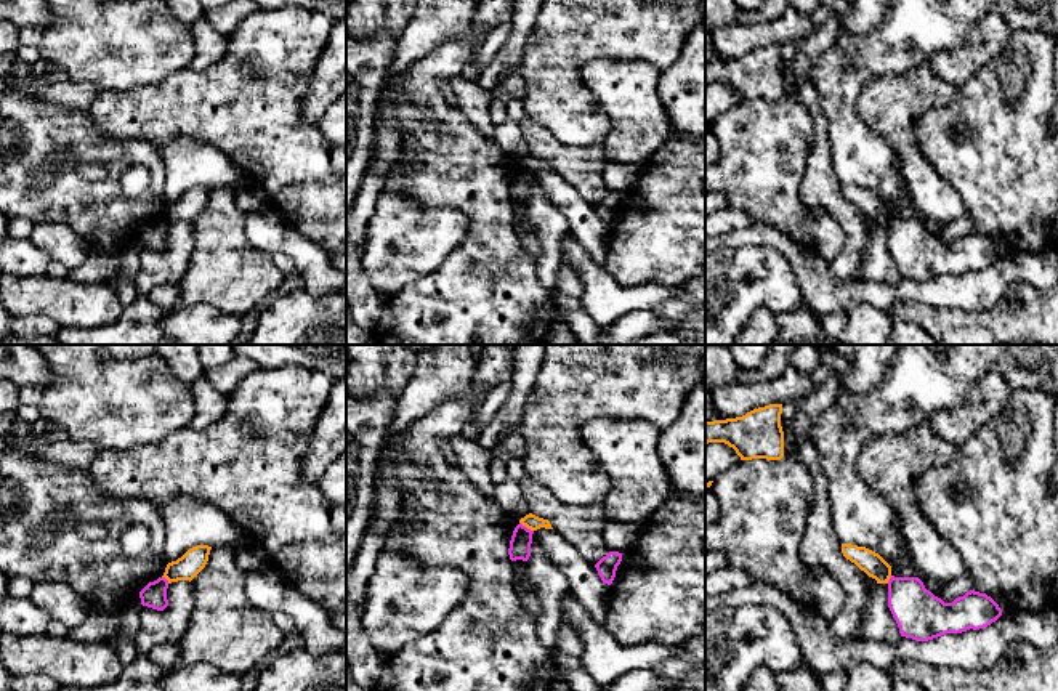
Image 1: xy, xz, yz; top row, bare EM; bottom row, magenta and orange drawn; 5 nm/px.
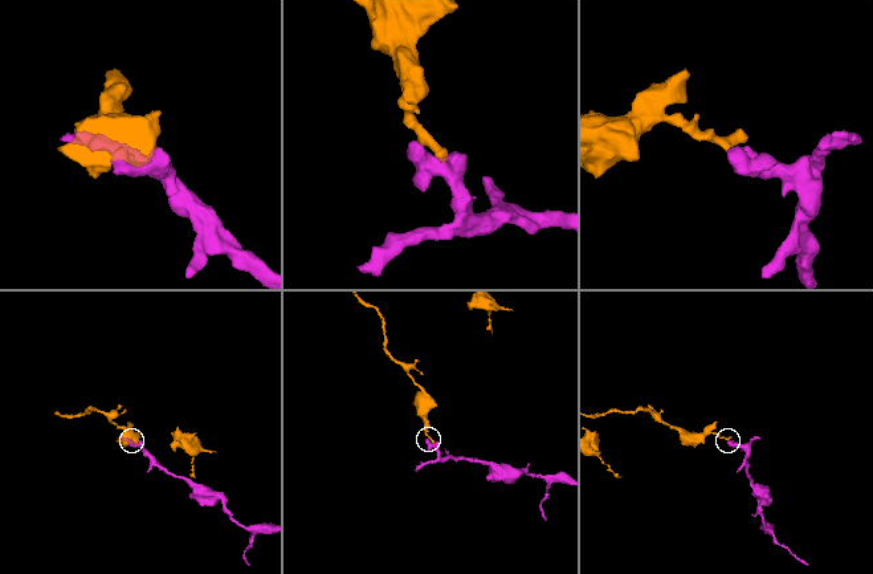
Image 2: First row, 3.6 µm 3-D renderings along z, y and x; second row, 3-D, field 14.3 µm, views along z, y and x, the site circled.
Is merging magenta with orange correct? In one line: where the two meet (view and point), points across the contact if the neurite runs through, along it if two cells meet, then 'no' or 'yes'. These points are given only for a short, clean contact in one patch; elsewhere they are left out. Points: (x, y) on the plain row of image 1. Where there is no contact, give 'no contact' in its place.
contact xz (524, 167); border xz (520, 162), (533, 172); no

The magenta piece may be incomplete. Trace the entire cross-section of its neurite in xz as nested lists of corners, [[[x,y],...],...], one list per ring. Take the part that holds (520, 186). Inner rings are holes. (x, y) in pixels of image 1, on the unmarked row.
[[[521,164],[515,168],[508,196],[511,202],[523,200],[527,202],[531,197],[531,184],[532,184],[534,172],[527,170]]]

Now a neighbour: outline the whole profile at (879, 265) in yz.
[[[878,224],[872,231],[862,255],[861,271],[866,281],[880,284],[896,284],[901,279],[899,268],[888,249],[888,224]]]

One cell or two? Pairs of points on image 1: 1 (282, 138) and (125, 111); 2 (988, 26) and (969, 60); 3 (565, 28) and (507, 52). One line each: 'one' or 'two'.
1: one
2: one
3: two

